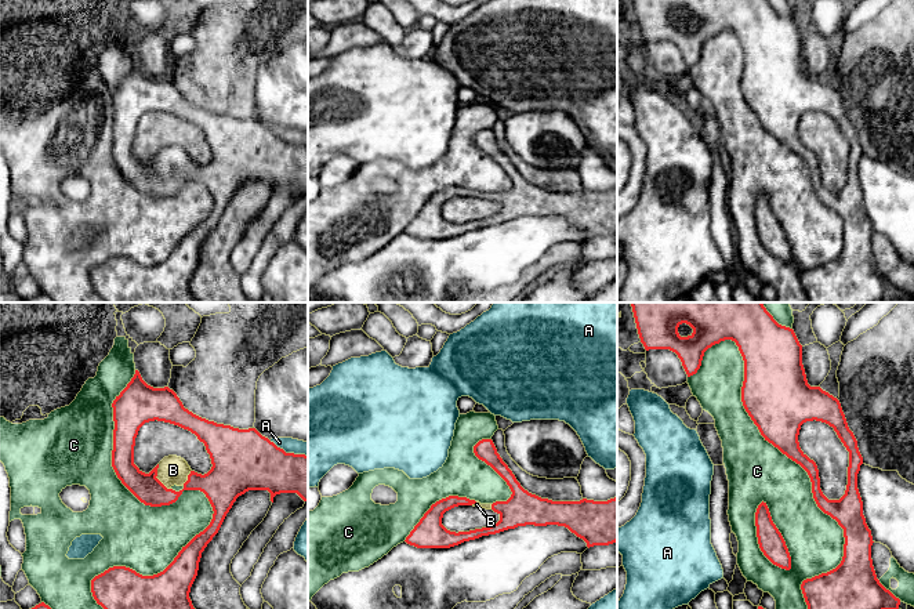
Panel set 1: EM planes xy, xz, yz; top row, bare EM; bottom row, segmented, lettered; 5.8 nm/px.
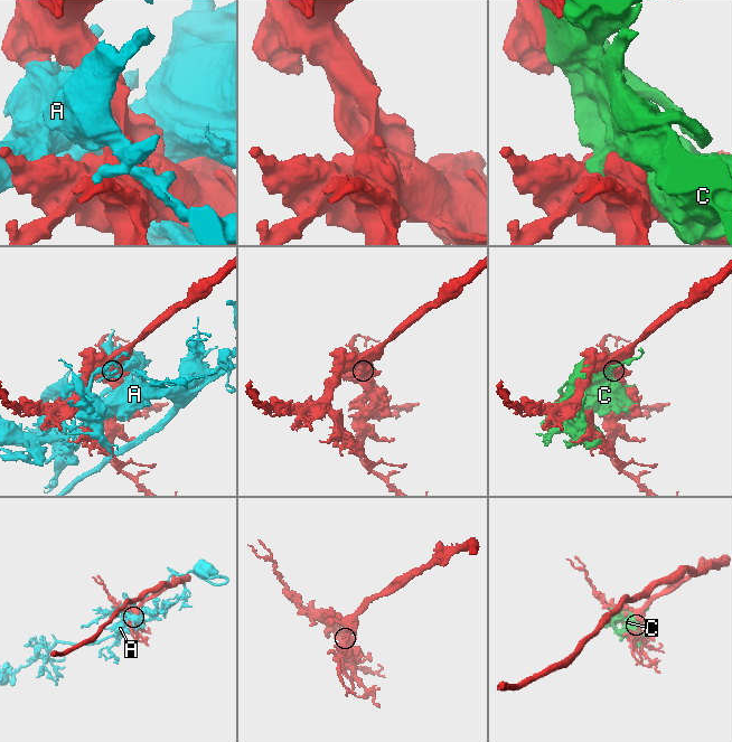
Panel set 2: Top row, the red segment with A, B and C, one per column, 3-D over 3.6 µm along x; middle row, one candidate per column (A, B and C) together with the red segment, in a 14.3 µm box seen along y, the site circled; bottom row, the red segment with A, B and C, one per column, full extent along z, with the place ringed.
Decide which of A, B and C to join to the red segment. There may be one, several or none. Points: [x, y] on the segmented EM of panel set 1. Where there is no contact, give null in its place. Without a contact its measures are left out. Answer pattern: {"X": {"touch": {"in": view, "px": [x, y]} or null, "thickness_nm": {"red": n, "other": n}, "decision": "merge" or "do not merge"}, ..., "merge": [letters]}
{"A": {"touch": {"in": "xy", "px": [289, 453]}, "thickness_nm": {"red": 340, "other": 90}, "decision": "do not merge"}, "B": {"touch": {"in": "xy", "px": [156, 478]}, "thickness_nm": {"red": 170, "other": 170}, "decision": "merge"}, "C": {"touch": {"in": "xy", "px": [195, 489]}, "thickness_nm": {"red": 260, "other": 240}, "decision": "do not merge"}, "merge": ["B"]}

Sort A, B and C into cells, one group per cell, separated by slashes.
A / B / C

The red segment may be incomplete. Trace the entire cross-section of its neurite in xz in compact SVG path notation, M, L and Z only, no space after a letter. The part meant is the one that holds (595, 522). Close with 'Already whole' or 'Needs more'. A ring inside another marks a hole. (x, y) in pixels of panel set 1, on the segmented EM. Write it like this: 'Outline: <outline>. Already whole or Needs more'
Outline: M482 439L474 446L475 456L490 465L509 486L512 494L507 501L496 501L493 504L480 504L467 497L449 496L431 505L420 522L406 537L406 543L417 548L450 548L464 541L475 540L482 536L496 534L518 526L534 525L547 526L558 525L567 528L577 537L587 543L587 547L609 545L617 541L617 497L607 501L594 501L583 499L580 501L552 501L541 499L525 490L516 481L512 471L503 461L492 439ZM458 505L474 505L493 510L500 515L500 521L489 528L475 529L469 532L450 532L442 525L443 514Z. Needs more

